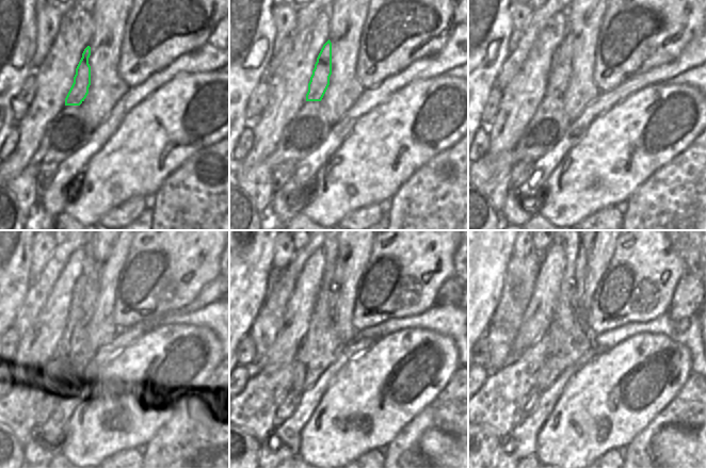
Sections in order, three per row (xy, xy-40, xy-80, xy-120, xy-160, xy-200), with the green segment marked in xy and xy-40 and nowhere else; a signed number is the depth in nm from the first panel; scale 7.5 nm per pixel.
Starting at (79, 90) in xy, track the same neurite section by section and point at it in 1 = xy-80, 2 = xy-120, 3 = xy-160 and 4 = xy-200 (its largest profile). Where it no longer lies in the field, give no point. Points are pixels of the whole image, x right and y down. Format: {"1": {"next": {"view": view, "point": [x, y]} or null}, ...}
{"1": {"next": {"view": "xy-80", "point": [562, 62]}}, "2": {"next": {"view": "xy-120", "point": [92, 287]}}, "3": {"next": {"view": "xy-160", "point": [335, 288]}}, "4": {"next": {"view": "xy-200", "point": [580, 262]}}}

